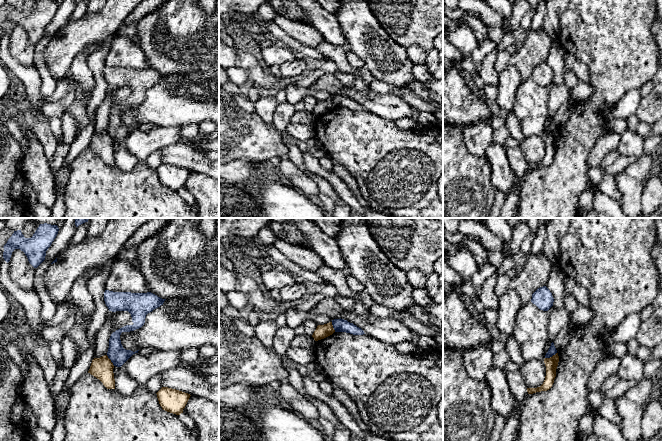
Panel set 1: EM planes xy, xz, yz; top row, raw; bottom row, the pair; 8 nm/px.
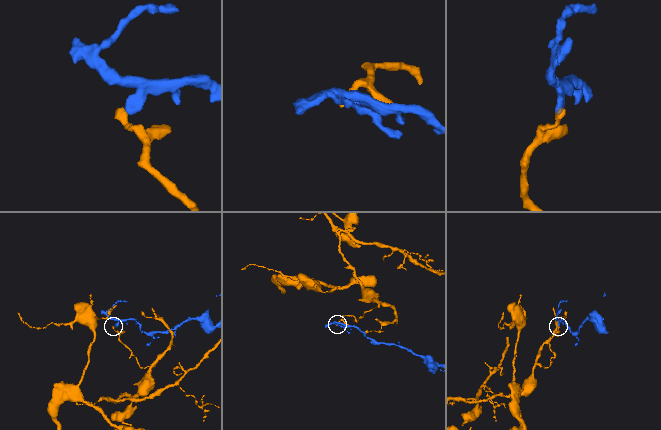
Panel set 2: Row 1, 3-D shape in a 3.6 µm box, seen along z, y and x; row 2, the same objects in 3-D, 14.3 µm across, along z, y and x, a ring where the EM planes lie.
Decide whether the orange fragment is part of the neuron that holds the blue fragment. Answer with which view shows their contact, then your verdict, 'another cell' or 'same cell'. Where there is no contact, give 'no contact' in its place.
yz | another cell

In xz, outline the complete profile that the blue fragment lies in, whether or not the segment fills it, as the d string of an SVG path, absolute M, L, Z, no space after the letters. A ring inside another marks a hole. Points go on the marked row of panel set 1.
M341 318L332 320L332 325L335 332L346 332L353 335L365 334L361 328Z

